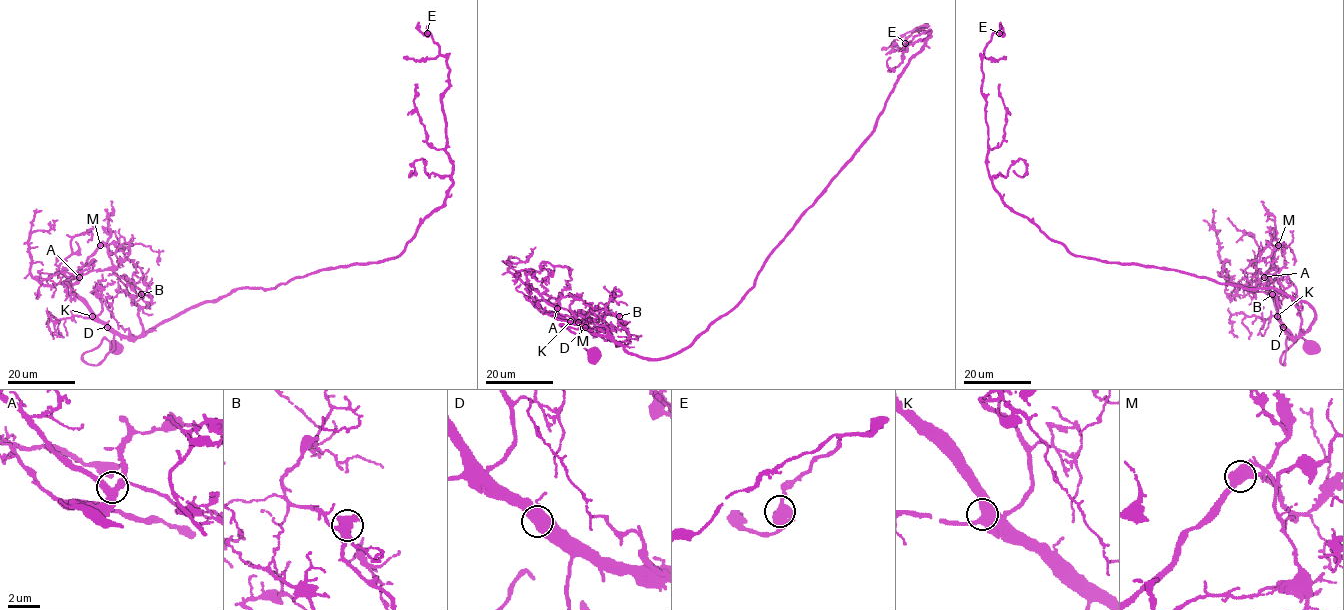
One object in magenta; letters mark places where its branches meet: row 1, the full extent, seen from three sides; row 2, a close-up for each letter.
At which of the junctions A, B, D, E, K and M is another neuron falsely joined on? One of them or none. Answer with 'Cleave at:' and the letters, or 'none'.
Cleave at: M

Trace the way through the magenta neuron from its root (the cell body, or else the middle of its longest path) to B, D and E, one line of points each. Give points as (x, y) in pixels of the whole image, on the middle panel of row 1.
B: (592, 354), (560, 324), (592, 330), (619, 345), (629, 336), (618, 323), (619, 316)
D: (592, 354), (574, 333), (560, 324), (592, 332), (585, 327)
E: (592, 354), (560, 324), (663, 359), (726, 315), (871, 134), (931, 31), (917, 27), (905, 43)

